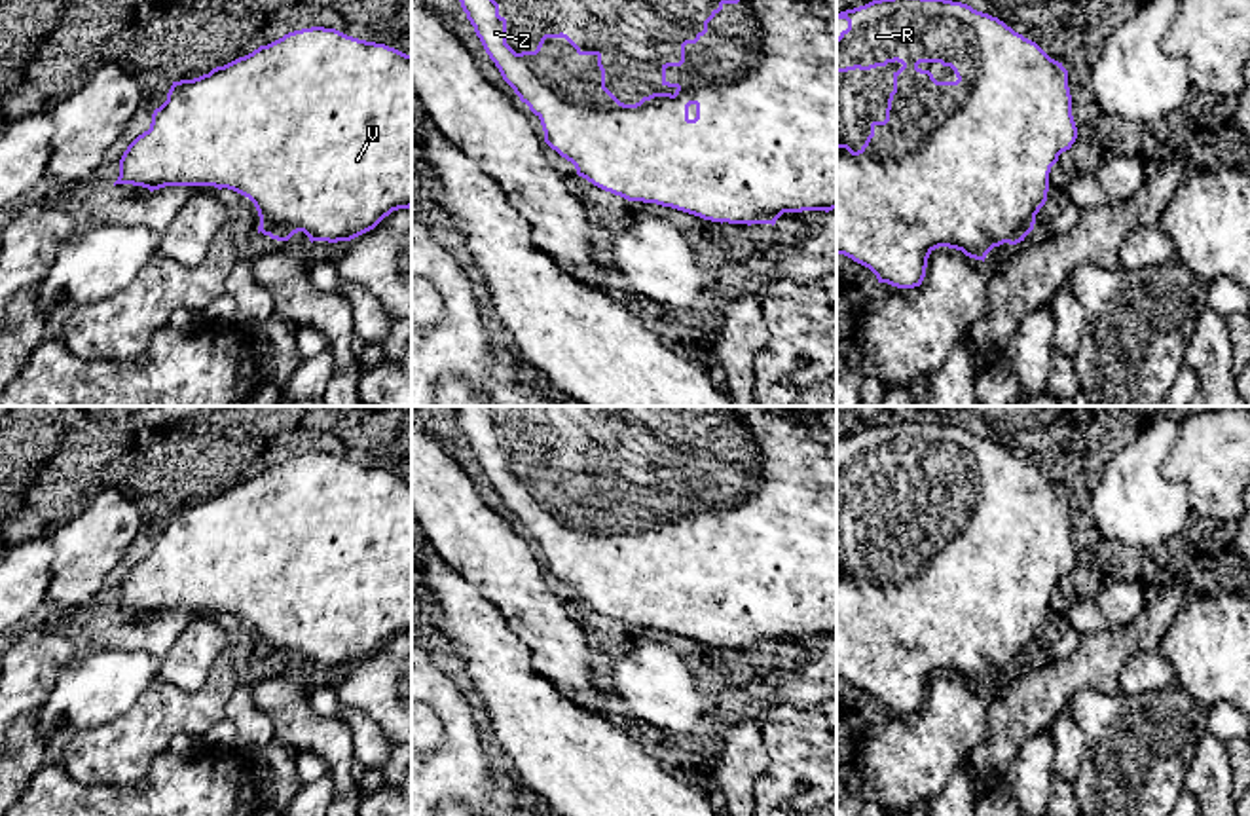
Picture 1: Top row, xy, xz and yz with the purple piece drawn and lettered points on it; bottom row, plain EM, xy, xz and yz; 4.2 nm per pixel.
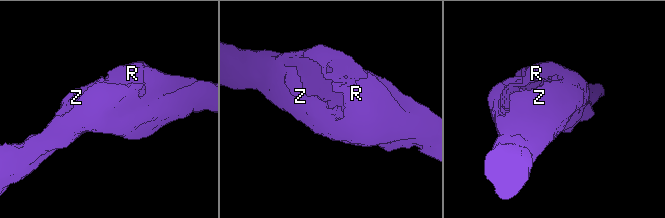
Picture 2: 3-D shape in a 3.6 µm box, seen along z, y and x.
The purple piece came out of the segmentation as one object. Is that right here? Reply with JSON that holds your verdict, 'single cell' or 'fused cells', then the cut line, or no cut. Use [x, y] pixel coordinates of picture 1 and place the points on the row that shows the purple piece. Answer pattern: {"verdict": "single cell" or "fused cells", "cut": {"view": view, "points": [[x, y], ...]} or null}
{"verdict": "single cell", "cut": null}

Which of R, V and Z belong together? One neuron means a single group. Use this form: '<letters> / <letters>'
R V Z

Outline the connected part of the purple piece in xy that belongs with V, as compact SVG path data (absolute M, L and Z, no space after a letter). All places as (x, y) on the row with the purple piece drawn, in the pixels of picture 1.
M311 27L288 32L199 78L173 82L167 101L152 114L150 129L138 135L123 152L119 159L119 176L114 186L116 184L142 186L150 192L165 186L228 188L254 203L260 216L258 233L262 232L277 241L288 241L298 232L303 232L311 243L351 241L374 230L393 211L412 207L412 55L385 44L347 36L336 28Z

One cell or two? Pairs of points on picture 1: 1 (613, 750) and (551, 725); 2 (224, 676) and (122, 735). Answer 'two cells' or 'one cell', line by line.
1: one cell
2: one cell

